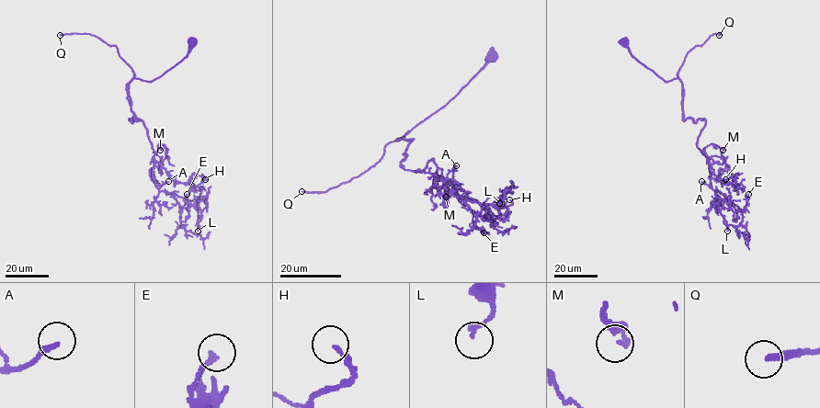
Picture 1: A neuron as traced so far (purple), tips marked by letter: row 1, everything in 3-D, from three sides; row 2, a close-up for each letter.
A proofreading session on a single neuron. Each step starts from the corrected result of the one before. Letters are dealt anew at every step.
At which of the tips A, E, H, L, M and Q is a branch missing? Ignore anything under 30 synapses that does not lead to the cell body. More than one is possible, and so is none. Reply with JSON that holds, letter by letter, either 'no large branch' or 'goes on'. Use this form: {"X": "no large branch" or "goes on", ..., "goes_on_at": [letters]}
{"A": "goes on", "E": "no large branch", "H": "no large branch", "L": "no large branch", "M": "no large branch", "Q": "goes on", "goes_on_at": ["A", "Q"]}

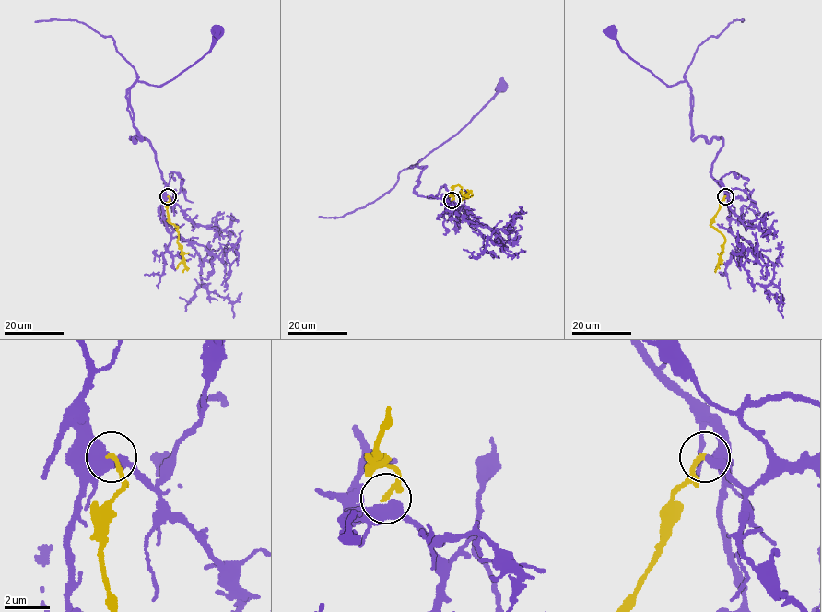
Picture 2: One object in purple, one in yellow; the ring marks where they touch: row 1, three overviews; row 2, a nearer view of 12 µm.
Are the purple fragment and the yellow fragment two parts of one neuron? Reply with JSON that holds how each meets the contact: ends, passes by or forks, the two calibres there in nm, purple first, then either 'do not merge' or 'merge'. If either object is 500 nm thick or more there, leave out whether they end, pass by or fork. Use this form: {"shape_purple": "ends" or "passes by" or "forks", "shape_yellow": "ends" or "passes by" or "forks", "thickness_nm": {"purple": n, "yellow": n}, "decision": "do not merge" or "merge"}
{"shape_purple": "passes by", "shape_yellow": "ends", "thickness_nm": {"purple": 480, "yellow": 190}, "decision": "merge"}

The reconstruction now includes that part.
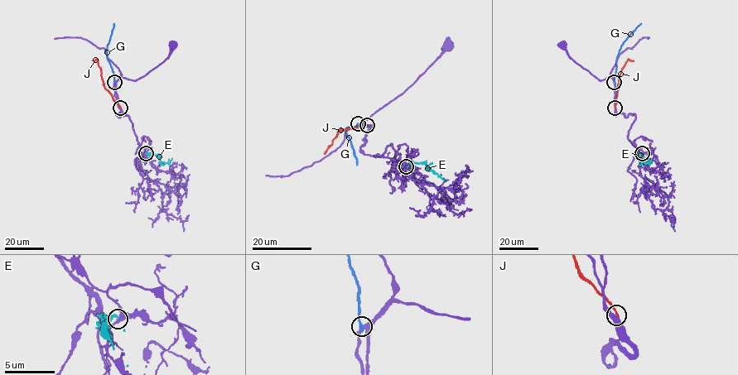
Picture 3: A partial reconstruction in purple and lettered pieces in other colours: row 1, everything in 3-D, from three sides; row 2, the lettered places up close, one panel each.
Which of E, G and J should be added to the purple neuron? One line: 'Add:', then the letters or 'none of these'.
Add: E

